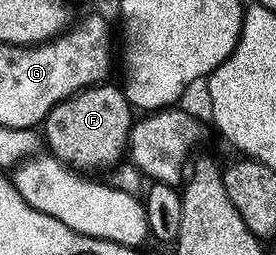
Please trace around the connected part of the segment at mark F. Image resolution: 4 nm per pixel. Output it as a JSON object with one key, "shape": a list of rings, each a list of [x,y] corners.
{"shape":[[[112,82],[94,84],[60,100],[58,106],[50,110],[42,125],[42,140],[57,160],[63,160],[73,170],[92,174],[95,168],[108,168],[118,163],[120,156],[122,160],[133,123],[134,108],[124,96],[123,87],[116,85],[115,88]]]}

